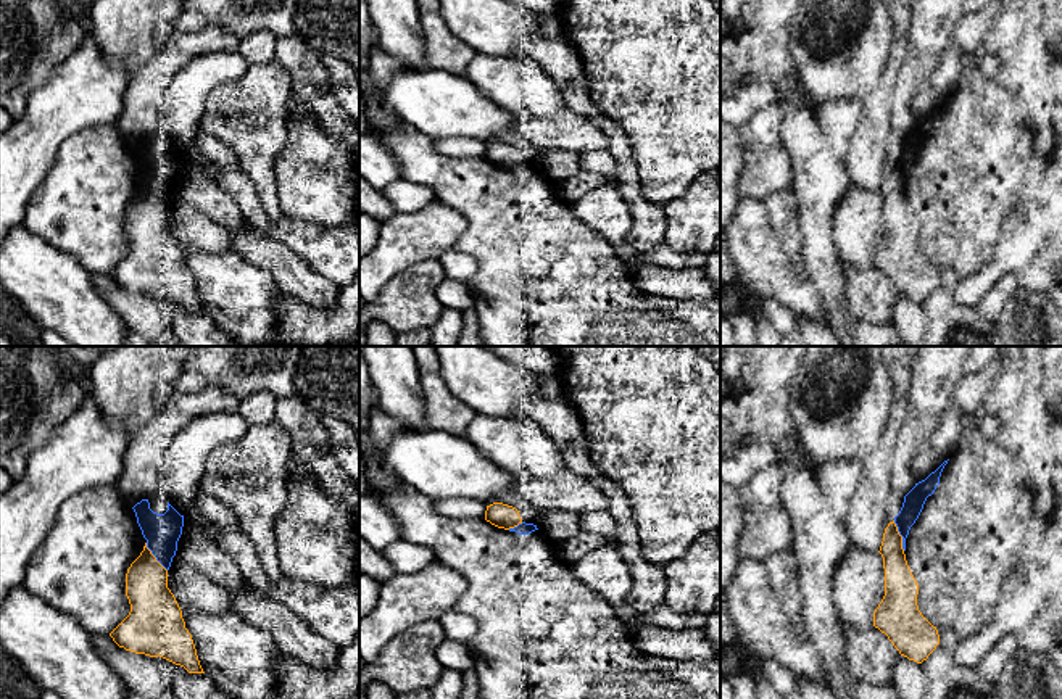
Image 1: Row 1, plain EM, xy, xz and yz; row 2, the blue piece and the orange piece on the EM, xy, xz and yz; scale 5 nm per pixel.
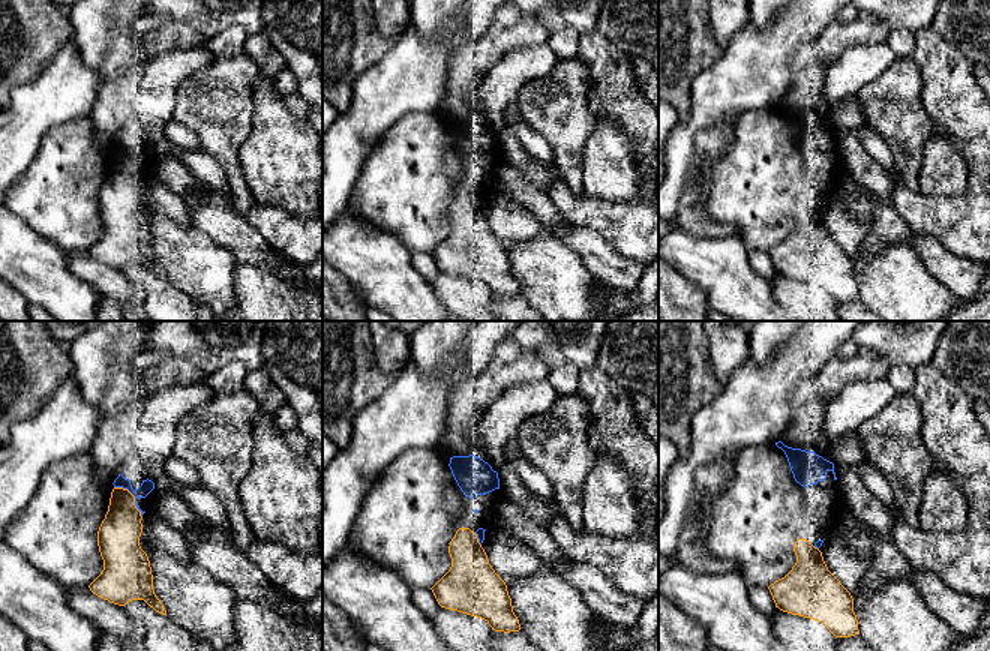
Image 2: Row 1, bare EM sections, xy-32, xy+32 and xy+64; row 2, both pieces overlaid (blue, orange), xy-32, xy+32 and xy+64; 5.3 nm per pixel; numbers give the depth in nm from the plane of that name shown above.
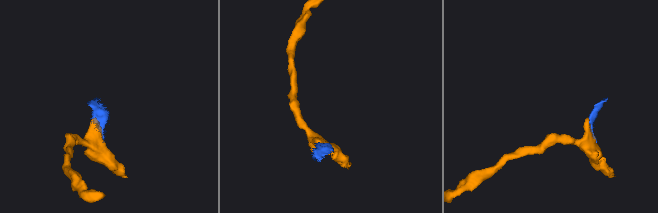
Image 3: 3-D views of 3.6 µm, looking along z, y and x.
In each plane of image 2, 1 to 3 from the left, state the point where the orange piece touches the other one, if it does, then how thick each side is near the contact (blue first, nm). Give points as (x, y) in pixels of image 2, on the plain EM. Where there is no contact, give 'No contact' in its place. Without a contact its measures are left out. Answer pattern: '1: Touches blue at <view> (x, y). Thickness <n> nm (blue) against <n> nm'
1: Touches blue at xy-32 (134, 159). Thickness 70 nm (blue) against 220 nm
2: Touches blue at xy+32 (477, 201). Thickness 50 nm (blue) against 280 nm
3: Touches blue at xy+64 (816, 210). Thickness 40 nm (blue) against 300 nm

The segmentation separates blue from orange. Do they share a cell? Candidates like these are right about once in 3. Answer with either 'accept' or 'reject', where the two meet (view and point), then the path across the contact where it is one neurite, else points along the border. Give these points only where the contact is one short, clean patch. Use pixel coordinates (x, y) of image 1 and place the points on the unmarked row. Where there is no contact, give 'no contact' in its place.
reject; contact yz (900, 173)

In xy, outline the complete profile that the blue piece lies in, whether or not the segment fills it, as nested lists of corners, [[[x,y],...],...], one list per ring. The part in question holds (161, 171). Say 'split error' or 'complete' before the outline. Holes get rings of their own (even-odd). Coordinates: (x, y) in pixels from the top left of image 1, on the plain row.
split error; [[[114,122],[87,127],[64,140],[52,169],[31,196],[23,225],[61,253],[71,254],[95,274],[110,274],[131,251],[126,213],[147,185],[169,209],[182,174],[184,155],[169,142],[164,153],[150,148],[148,139],[129,147]]]

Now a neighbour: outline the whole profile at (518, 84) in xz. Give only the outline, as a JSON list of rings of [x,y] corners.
[[[479,53],[464,76],[511,116],[551,116],[564,110],[559,85],[529,56]]]

